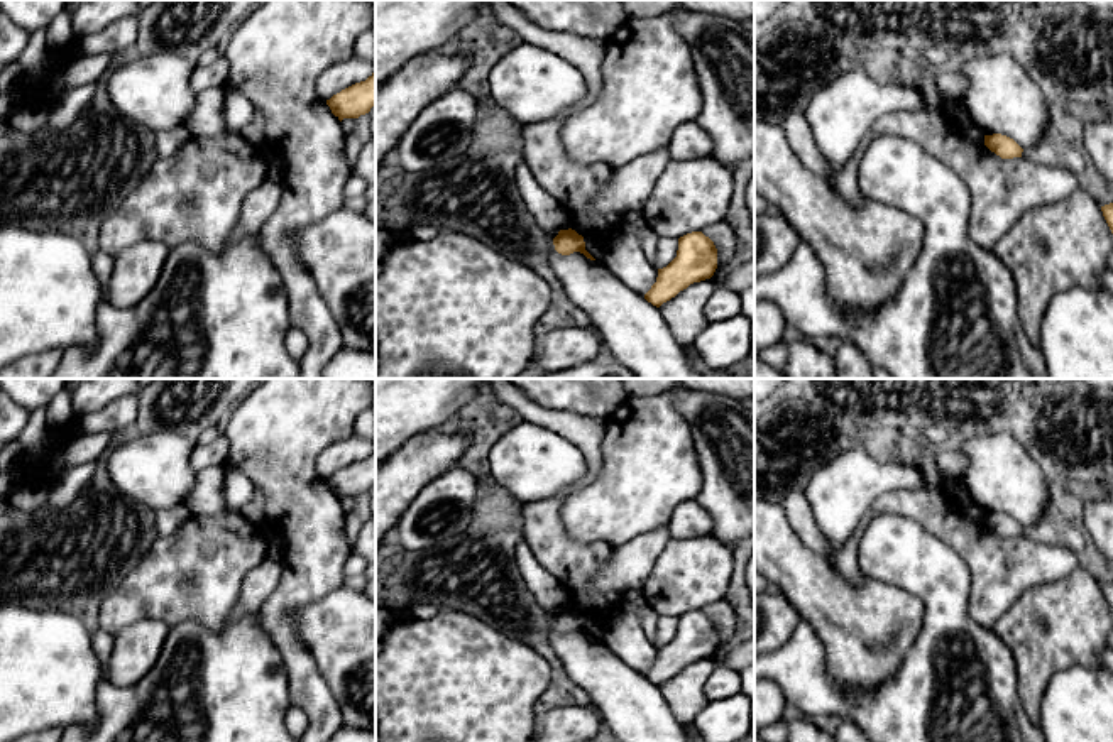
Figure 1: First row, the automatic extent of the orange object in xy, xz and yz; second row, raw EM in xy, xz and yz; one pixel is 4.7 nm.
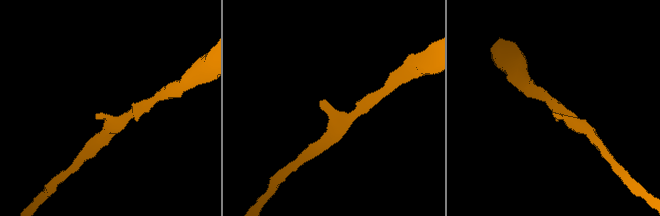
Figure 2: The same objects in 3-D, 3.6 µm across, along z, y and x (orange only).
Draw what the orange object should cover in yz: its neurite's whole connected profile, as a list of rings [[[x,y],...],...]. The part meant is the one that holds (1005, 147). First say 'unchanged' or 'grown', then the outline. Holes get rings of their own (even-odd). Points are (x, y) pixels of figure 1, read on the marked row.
unchanged | [[[1001,134],[984,135],[984,145],[1001,159],[1022,157],[1023,149]]]

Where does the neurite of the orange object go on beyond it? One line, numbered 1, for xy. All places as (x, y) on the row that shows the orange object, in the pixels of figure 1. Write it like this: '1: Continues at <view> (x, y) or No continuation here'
1: No continuation here

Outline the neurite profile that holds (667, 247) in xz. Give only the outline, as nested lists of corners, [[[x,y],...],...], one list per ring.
[[[658,237],[658,247],[653,265],[656,269],[666,267],[677,257],[677,250],[678,250],[677,238]]]

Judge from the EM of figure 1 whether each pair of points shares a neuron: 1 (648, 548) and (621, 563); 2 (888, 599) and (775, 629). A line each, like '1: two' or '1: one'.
1: one
2: two

